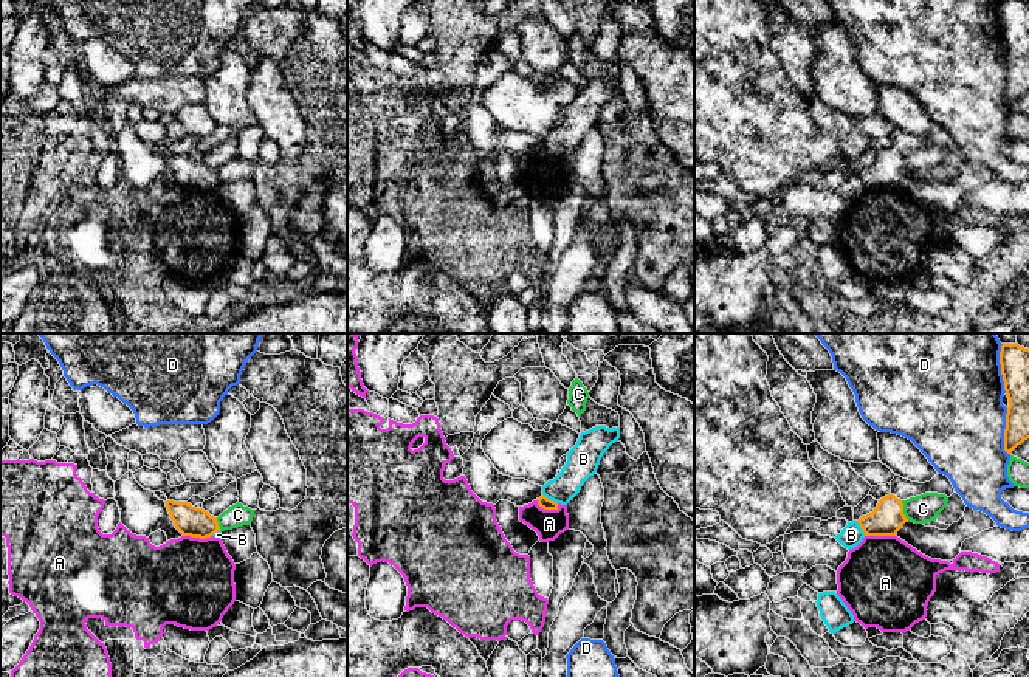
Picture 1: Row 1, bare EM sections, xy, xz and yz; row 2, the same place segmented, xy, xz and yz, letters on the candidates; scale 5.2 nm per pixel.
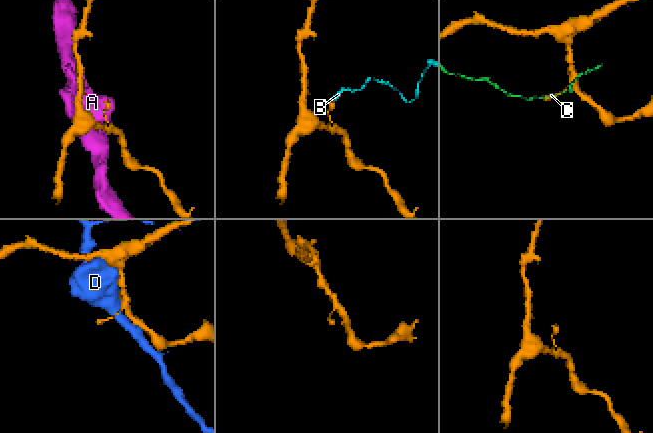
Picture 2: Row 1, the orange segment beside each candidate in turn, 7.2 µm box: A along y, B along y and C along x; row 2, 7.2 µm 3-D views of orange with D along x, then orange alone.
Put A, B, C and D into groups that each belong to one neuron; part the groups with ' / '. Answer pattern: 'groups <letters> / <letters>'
groups A / B / C / D

